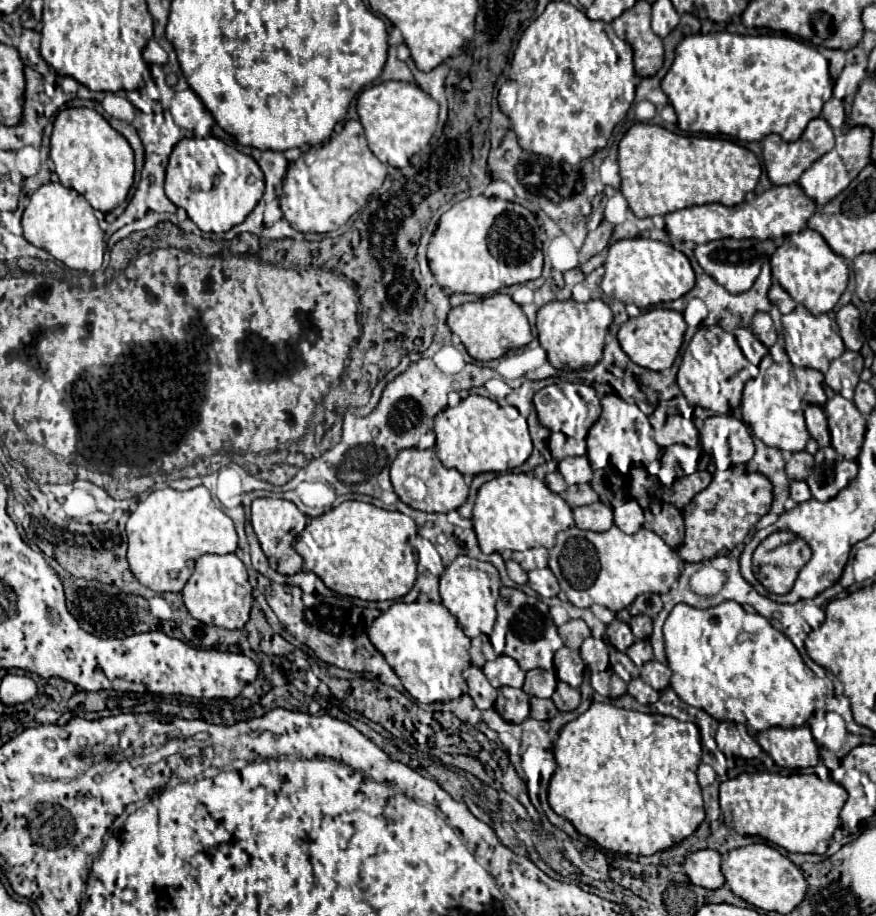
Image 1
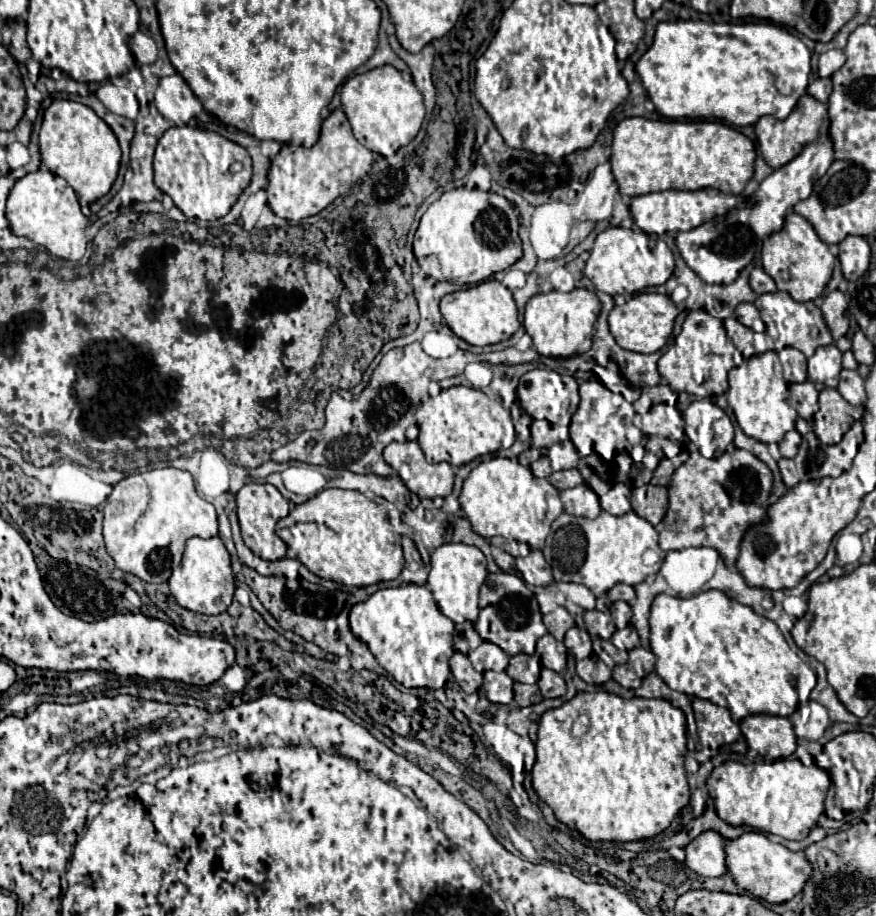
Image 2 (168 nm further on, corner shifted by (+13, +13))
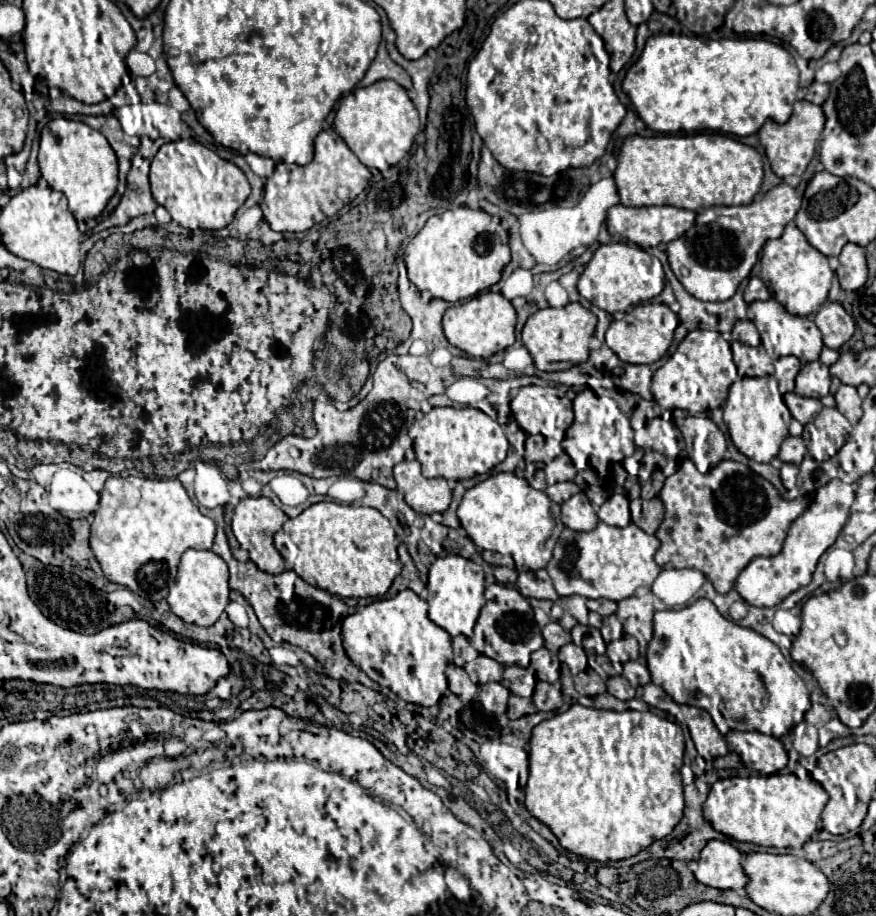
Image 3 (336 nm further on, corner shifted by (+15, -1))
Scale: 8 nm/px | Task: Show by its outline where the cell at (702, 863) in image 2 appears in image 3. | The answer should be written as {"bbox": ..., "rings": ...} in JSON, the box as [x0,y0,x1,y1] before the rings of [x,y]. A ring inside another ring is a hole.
{"bbox":[696,841,748,889],"rings":[[[710,841],[696,861],[696,879],[716,889],[744,889],[748,875],[742,867],[744,855],[728,841]]]}

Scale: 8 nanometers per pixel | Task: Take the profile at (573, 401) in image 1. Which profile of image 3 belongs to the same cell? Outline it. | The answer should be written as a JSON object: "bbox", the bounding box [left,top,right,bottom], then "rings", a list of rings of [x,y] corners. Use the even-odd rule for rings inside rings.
{"bbox":[510,387,574,441],"rings":[[[522,387],[518,389],[518,393],[514,395],[514,399],[510,401],[510,409],[512,415],[516,419],[516,423],[520,425],[522,431],[530,433],[530,435],[544,435],[544,437],[552,437],[556,441],[564,439],[566,429],[572,425],[574,415],[572,415],[572,401],[568,399],[565,392],[556,387]]]}

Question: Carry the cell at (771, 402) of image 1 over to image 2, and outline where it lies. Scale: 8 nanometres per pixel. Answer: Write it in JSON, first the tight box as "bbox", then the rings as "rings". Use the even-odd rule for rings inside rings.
{"bbox":[728,351,798,443],"rings":[[[766,351],[758,357],[746,359],[740,367],[734,367],[728,373],[728,406],[732,407],[732,411],[736,415],[736,421],[742,427],[742,431],[748,437],[752,437],[756,441],[762,441],[762,443],[778,443],[790,429],[794,429],[794,423],[796,423],[796,417],[798,417],[794,407],[788,403],[788,387],[791,383],[786,383],[784,367],[778,361],[778,357],[780,360],[778,351]]]}

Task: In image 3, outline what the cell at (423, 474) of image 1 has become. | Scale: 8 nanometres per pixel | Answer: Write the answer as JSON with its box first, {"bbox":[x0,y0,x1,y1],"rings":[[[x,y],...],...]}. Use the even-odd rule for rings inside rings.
{"bbox":[394,459,452,513],"rings":[[[416,459],[398,463],[394,467],[394,479],[398,483],[398,489],[402,489],[406,503],[416,513],[444,513],[452,501],[452,491],[446,479],[426,479]]]}

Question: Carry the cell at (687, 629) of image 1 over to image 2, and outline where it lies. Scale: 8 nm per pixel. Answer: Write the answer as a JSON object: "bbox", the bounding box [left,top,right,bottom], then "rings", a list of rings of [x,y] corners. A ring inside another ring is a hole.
{"bbox":[650,589,817,721],"rings":[[[716,589],[702,591],[690,599],[658,595],[650,613],[650,649],[656,655],[656,673],[674,691],[706,699],[706,693],[710,693],[710,681],[718,677],[718,689],[726,685],[726,709],[734,721],[754,713],[788,717],[801,702],[809,700],[817,682],[813,669],[790,649],[776,623],[754,613],[742,603],[732,603],[726,593]]]}

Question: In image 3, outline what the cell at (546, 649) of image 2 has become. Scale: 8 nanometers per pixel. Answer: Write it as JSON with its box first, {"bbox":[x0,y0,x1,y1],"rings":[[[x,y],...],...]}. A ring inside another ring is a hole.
{"bbox":[530,647,560,683],"rings":[[[542,647],[542,649],[538,649],[538,651],[532,653],[530,665],[536,671],[536,677],[540,681],[556,683],[558,677],[560,677],[560,663],[558,663],[558,659],[546,647]]]}

